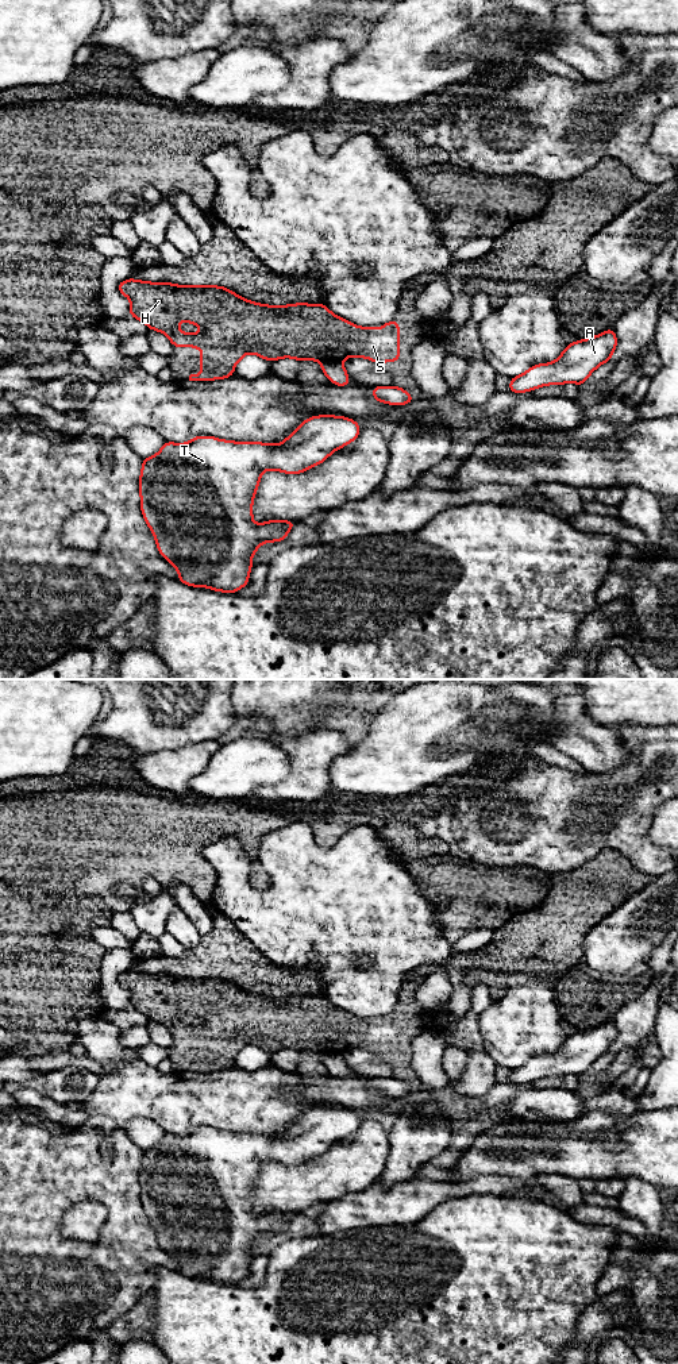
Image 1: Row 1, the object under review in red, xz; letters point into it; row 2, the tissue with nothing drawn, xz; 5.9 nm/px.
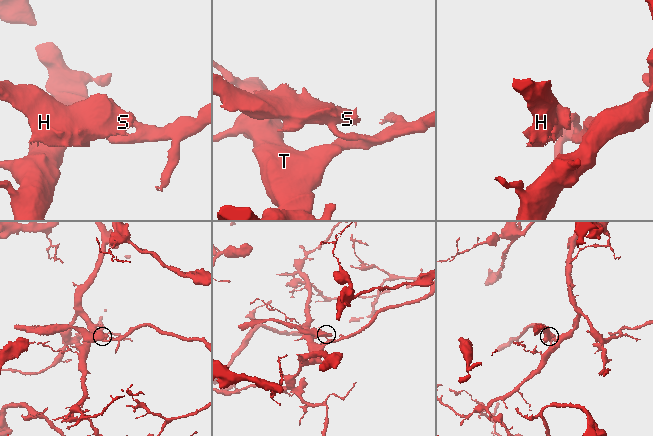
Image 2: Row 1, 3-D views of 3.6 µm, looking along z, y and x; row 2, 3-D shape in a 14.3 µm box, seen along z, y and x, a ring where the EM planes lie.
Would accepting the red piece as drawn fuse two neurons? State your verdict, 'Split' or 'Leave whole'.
Split

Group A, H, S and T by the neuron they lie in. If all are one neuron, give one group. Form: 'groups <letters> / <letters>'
groups A T / H S

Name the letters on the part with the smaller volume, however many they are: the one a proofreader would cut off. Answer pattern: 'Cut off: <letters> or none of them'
Cut off: H, S

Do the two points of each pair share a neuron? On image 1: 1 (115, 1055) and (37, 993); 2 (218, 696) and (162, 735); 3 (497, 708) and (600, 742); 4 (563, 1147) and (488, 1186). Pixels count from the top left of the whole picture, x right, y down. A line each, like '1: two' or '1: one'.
1: two
2: one
3: two
4: two

